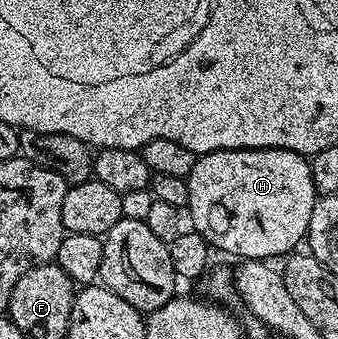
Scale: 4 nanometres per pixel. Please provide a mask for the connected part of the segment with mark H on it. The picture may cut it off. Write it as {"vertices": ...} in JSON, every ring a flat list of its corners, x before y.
{"vertices":[[288,150,209,152,196,157,193,172,189,172,186,180,189,200,185,210,191,213,194,233,200,234,216,251,236,254,239,260,275,260,273,258,278,254,290,255,298,247,295,245,307,237,309,216,313,216,317,195,313,188,311,163,302,154]]}

